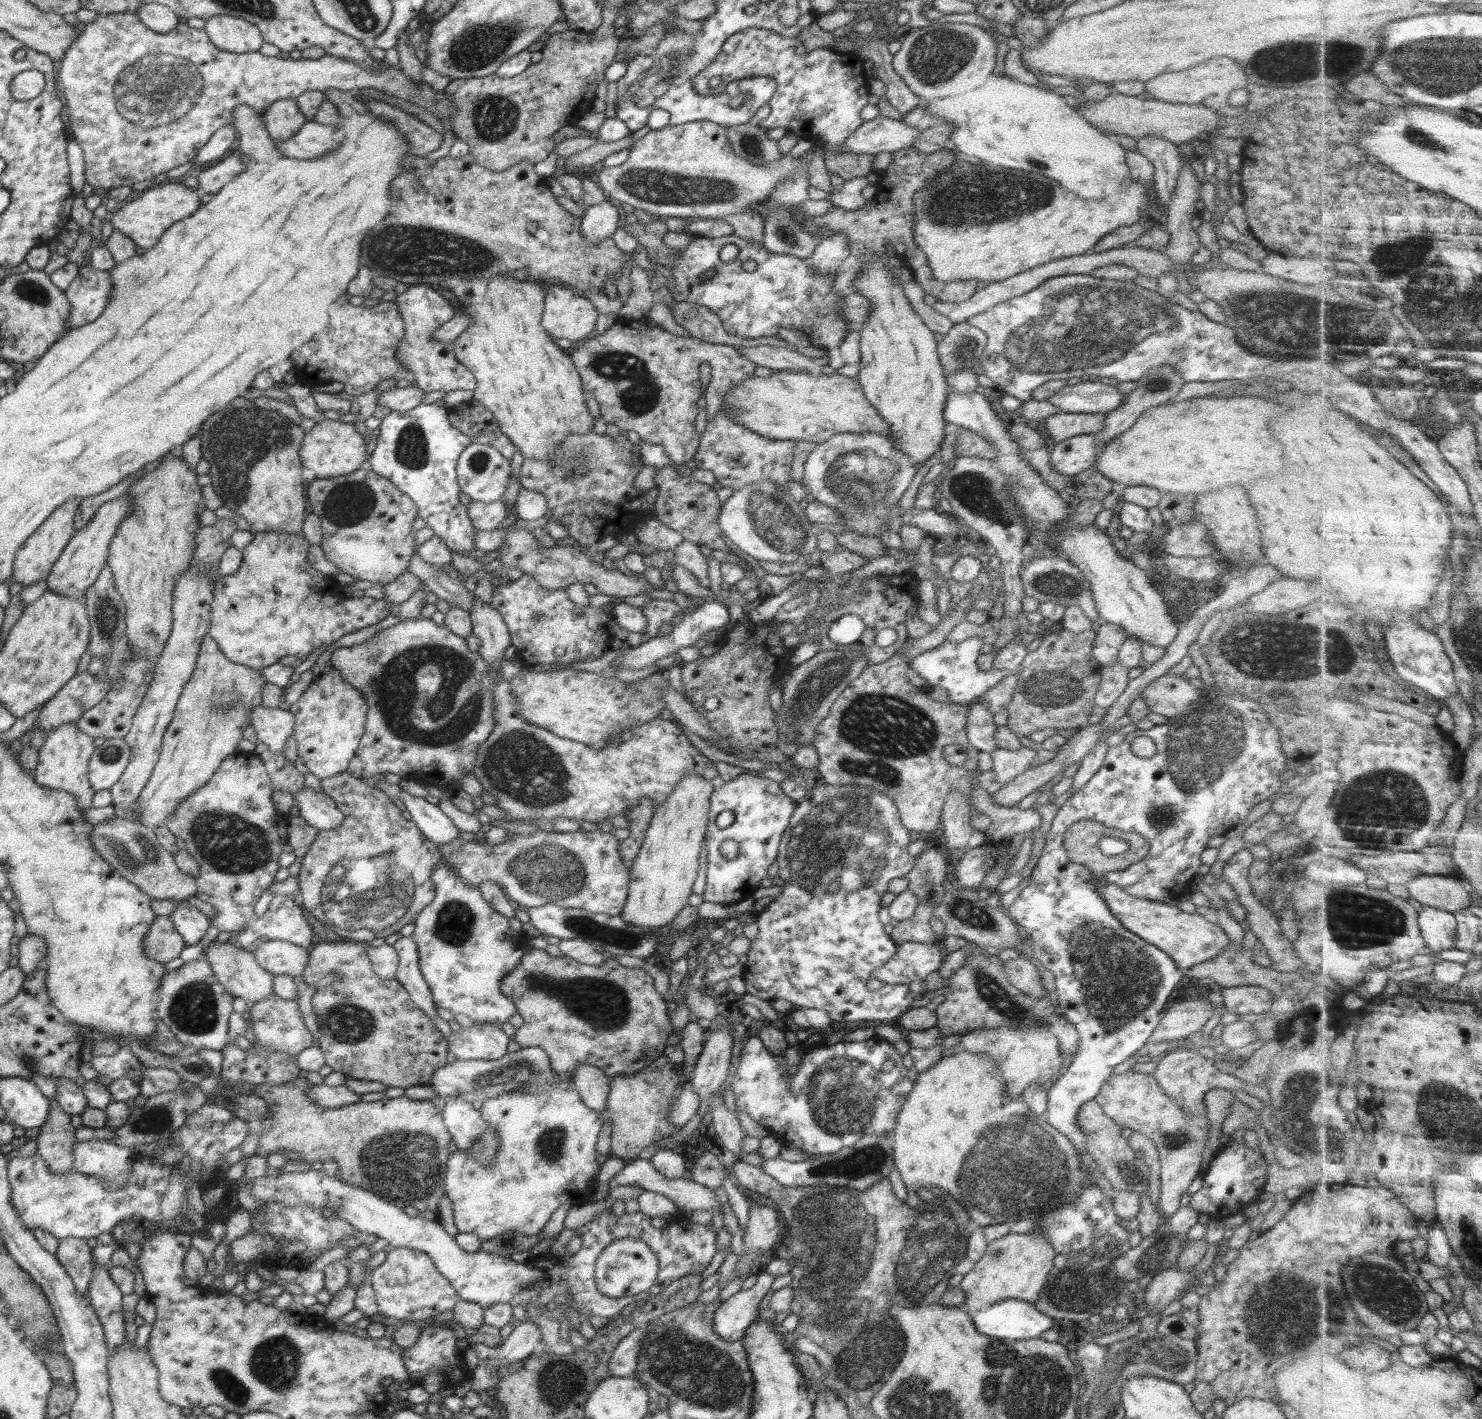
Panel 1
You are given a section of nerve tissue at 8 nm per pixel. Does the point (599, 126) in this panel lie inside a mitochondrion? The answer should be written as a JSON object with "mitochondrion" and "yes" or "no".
{"mitochondrion":"no"}

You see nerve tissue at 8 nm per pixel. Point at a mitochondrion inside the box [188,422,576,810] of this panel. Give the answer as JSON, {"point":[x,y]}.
{"point":[440,716]}

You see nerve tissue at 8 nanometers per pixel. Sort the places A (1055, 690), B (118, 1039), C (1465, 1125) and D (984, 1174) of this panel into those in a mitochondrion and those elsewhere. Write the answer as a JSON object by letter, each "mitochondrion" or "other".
{"A":"mitochondrion","B":"other","C":"mitochondrion","D":"mitochondrion"}

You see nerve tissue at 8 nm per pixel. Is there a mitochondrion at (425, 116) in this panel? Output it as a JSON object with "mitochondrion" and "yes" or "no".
{"mitochondrion":"no"}

